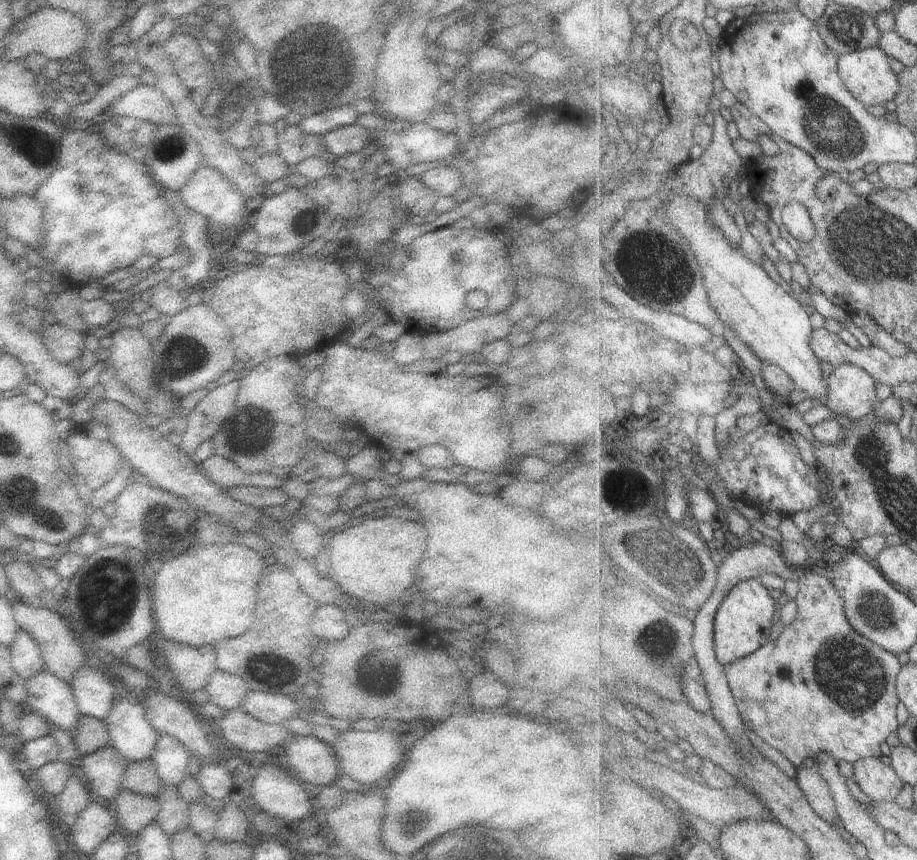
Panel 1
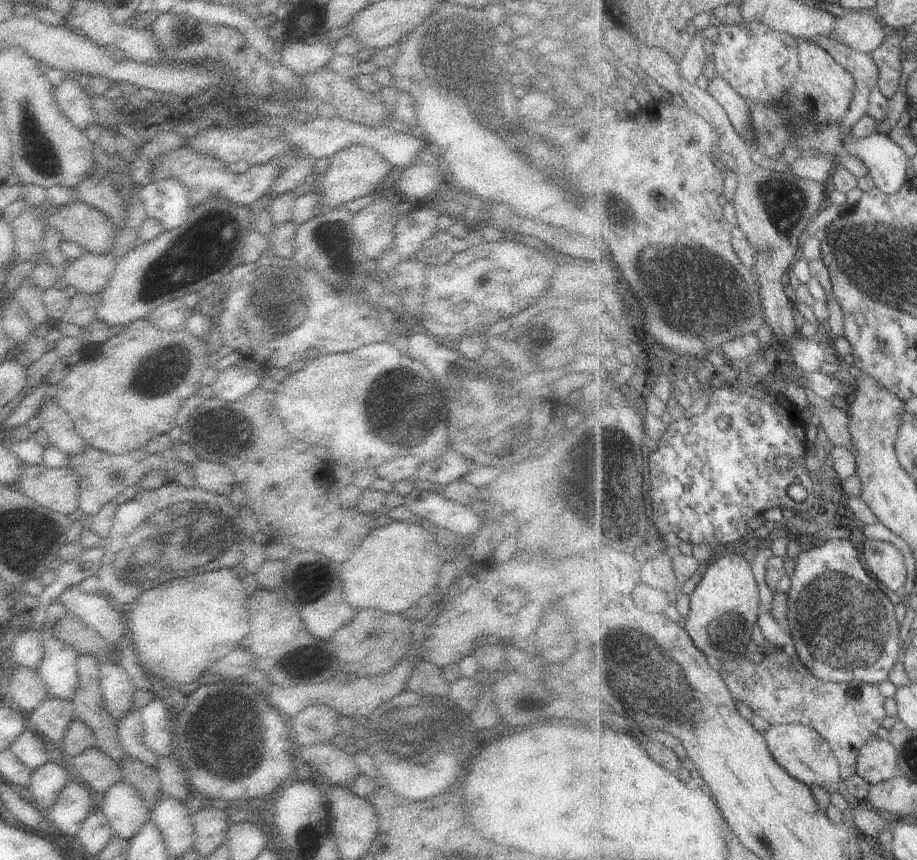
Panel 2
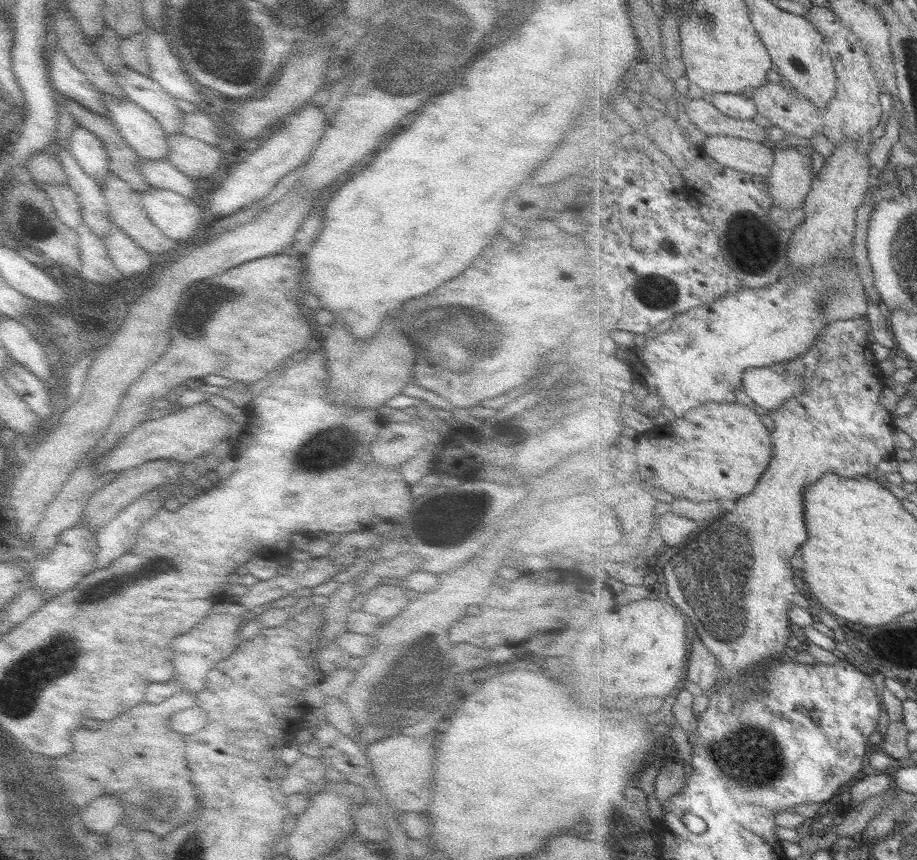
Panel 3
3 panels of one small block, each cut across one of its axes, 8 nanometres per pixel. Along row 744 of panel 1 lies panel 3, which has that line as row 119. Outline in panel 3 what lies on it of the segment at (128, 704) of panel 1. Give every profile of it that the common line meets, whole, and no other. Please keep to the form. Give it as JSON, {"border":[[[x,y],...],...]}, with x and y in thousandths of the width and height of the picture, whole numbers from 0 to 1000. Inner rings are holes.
{"border":[[[109,107],[119,137],[126,144],[136,165],[150,184],[176,186],[183,184],[183,165],[176,145],[141,114],[123,114]]]}

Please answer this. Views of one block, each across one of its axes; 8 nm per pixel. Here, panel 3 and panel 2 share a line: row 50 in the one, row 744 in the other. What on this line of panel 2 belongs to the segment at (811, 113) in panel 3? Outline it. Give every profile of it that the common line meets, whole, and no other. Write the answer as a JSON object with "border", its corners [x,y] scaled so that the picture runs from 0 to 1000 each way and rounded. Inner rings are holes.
{"border":[[[845,755],[828,770],[816,765],[793,769],[787,774],[788,788],[800,812],[815,819],[822,830],[841,843],[872,842],[891,849],[906,866],[916,888],[917,905],[924,907],[936,900],[936,881],[940,870],[956,857],[959,844],[969,835],[965,812],[953,795],[937,791],[896,792],[876,772],[869,760]]]}

